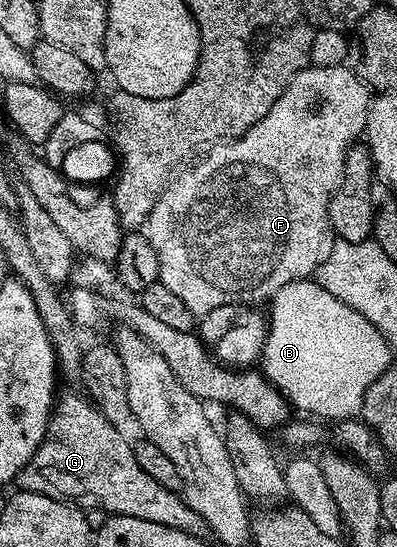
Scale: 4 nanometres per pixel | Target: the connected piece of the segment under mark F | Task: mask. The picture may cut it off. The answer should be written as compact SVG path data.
M310 64L289 81L283 96L279 96L279 100L275 100L275 104L271 104L267 116L260 118L246 134L216 143L208 151L210 154L206 158L199 159L190 170L182 169L170 181L165 191L157 198L153 211L149 213L147 233L151 240L151 248L155 248L155 256L159 256L160 282L167 288L171 288L171 292L175 292L175 296L179 296L179 300L183 300L183 304L187 304L187 308L191 308L194 316L202 316L220 305L257 304L260 298L272 299L273 295L279 292L279 288L292 282L304 282L316 275L323 260L327 260L327 256L331 256L335 235L333 225L329 222L329 205L341 182L347 152L364 135L370 101L370 87L353 75L348 65L317 67Z

